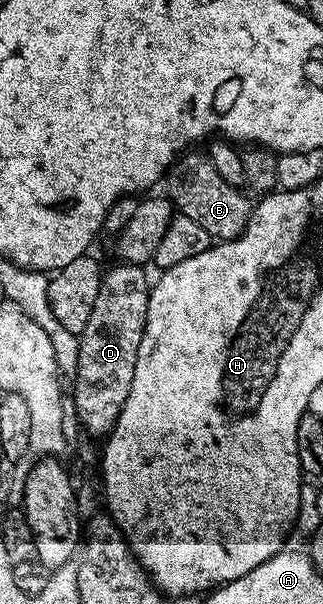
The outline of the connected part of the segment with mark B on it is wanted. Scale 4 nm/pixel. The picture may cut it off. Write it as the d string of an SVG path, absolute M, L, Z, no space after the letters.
M186 152L172 164L165 177L167 197L178 214L196 221L213 241L235 240L244 232L251 219L252 200L249 201L249 197L240 188L222 180L206 154L193 152Z

